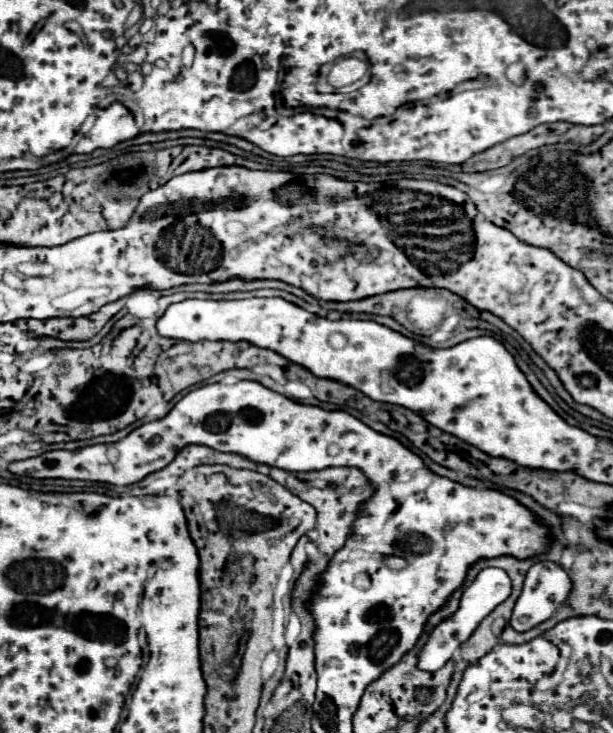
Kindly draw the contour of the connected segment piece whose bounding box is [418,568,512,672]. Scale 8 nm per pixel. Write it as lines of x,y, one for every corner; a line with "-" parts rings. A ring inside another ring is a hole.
484,568
484,570
480,570
480,574
476,576
476,580
464,590
464,594
460,598
458,610
450,618
442,620
430,632
428,642
422,646
422,650
418,654
418,668
420,670
424,668
424,672
436,672
436,670
440,670
454,656
454,652
460,648
460,644
464,644
472,636
472,632
478,628
478,624
498,604
502,604
510,596
510,590
512,590
512,582
510,582
510,578
508,578
508,574
504,570
500,570
500,568

